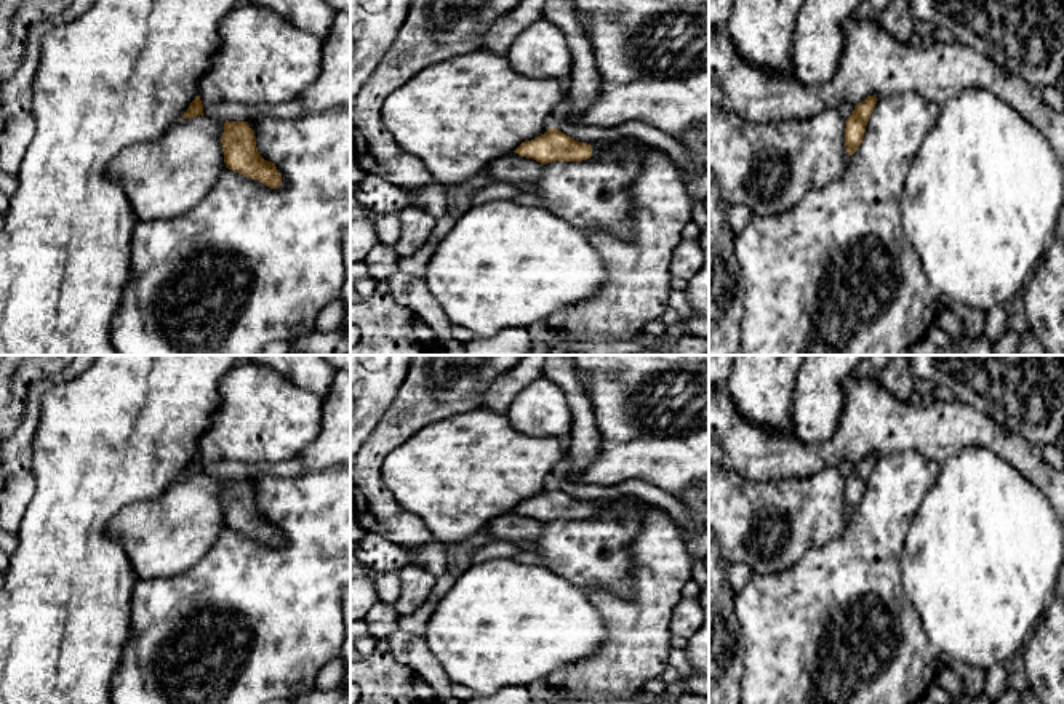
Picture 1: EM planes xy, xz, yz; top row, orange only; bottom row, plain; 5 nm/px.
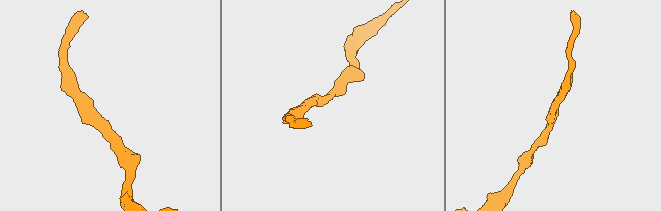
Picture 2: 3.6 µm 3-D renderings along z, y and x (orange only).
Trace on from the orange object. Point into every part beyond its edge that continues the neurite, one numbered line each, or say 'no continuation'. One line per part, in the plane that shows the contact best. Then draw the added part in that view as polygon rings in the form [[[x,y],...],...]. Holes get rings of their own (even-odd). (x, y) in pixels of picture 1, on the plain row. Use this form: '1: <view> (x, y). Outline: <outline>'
no continuation

